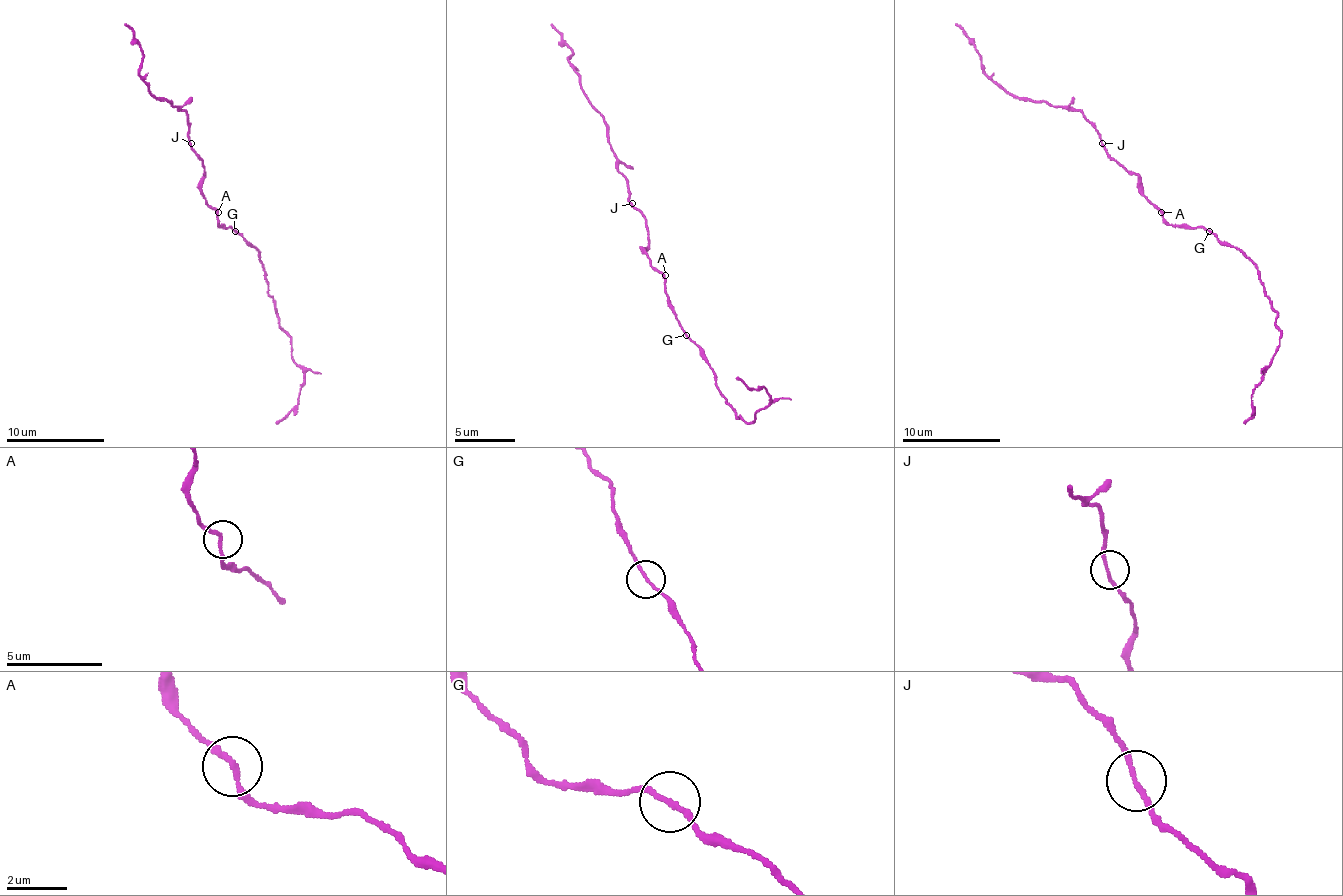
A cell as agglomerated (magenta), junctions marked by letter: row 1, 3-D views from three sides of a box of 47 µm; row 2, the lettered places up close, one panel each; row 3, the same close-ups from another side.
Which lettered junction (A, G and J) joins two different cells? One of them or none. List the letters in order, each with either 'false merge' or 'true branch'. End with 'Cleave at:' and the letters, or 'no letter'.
A: true branch
G: true branch
J: true branch
Cleave at: no letter

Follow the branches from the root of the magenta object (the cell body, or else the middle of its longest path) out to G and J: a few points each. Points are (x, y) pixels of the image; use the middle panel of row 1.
G: (662, 275), (668, 308), (686, 336)
J: (662, 275), (644, 254), (647, 221), (632, 203)

